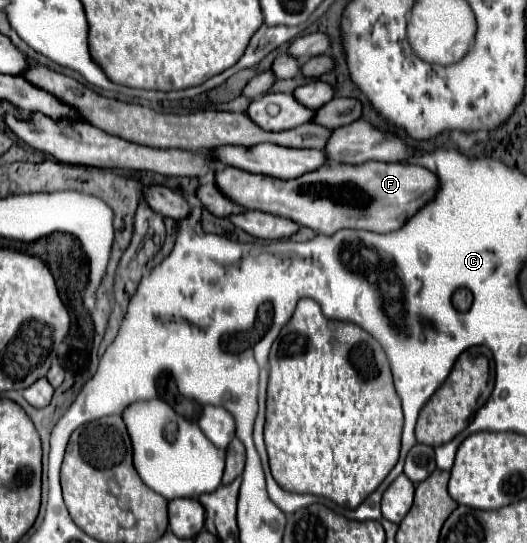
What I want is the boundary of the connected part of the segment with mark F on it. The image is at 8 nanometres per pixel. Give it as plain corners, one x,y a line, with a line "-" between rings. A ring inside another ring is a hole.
367,161
363,165
323,165
297,179
283,181
267,175
253,175
237,167
215,171
215,185
233,203
245,209
259,209
287,217
313,231
333,235
339,229
367,229
389,233
413,217
437,191
437,177
419,165

